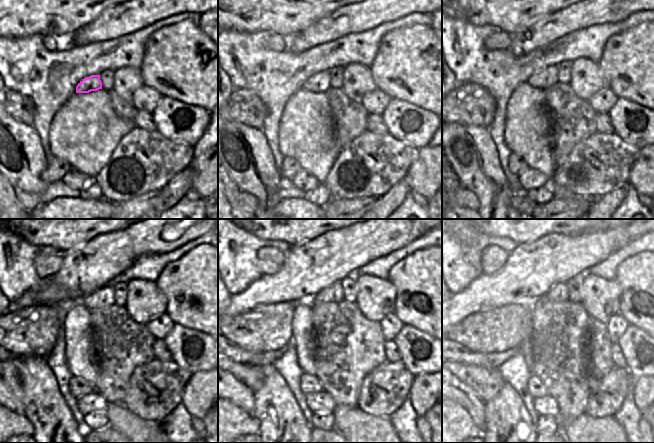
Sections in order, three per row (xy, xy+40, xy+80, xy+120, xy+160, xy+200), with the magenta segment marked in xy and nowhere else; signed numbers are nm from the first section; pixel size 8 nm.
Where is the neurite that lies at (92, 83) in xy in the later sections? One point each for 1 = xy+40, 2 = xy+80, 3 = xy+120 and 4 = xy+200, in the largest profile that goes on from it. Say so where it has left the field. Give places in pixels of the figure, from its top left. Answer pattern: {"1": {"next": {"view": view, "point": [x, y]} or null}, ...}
{"1": {"next": {"view": "xy+40", "point": [319, 83]}}, "2": {"next": {"view": "xy+80", "point": [547, 77]}}, "3": {"next": {"view": "xy+120", "point": [104, 297]}}, "4": {"next": {"view": "xy+200", "point": [559, 292]}}}

